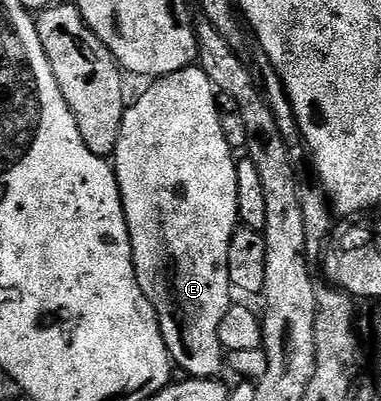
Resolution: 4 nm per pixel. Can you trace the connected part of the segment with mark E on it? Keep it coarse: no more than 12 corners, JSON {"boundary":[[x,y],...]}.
{"boundary":[[199,64],[123,112],[135,279],[171,361],[222,375],[236,159]]}

